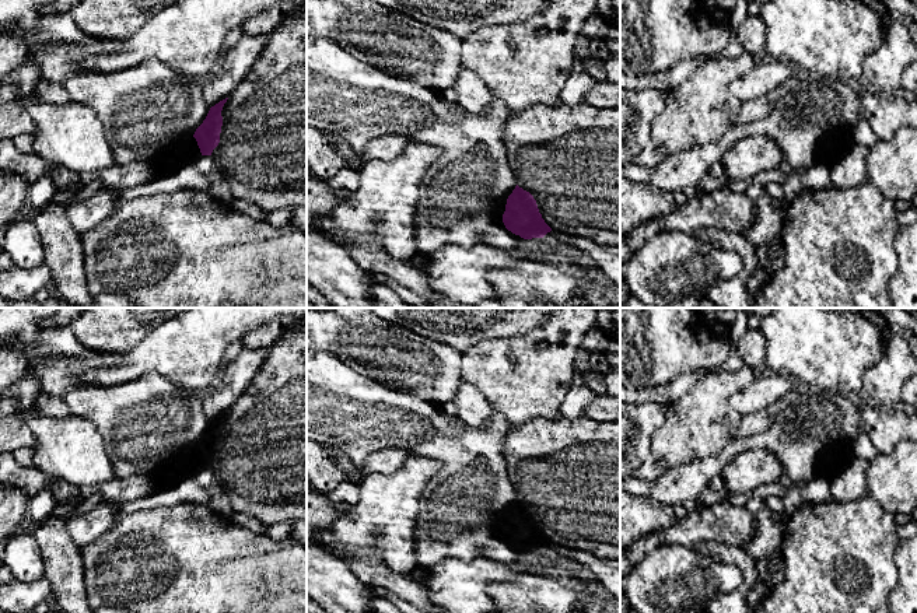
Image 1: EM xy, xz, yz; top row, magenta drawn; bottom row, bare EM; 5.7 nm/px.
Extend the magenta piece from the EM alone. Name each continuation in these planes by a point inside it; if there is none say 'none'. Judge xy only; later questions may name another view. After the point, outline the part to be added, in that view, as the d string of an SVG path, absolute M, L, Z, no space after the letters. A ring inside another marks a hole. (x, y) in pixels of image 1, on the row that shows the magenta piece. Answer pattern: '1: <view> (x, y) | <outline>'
1: xy (184, 151) | M185 137L160 153L153 161L160 176L169 176L179 168L193 164L202 155L196 139Z

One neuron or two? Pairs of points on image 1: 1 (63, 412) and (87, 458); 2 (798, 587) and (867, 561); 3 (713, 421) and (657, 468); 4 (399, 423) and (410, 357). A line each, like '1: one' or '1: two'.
1: two
2: one
3: one
4: two

